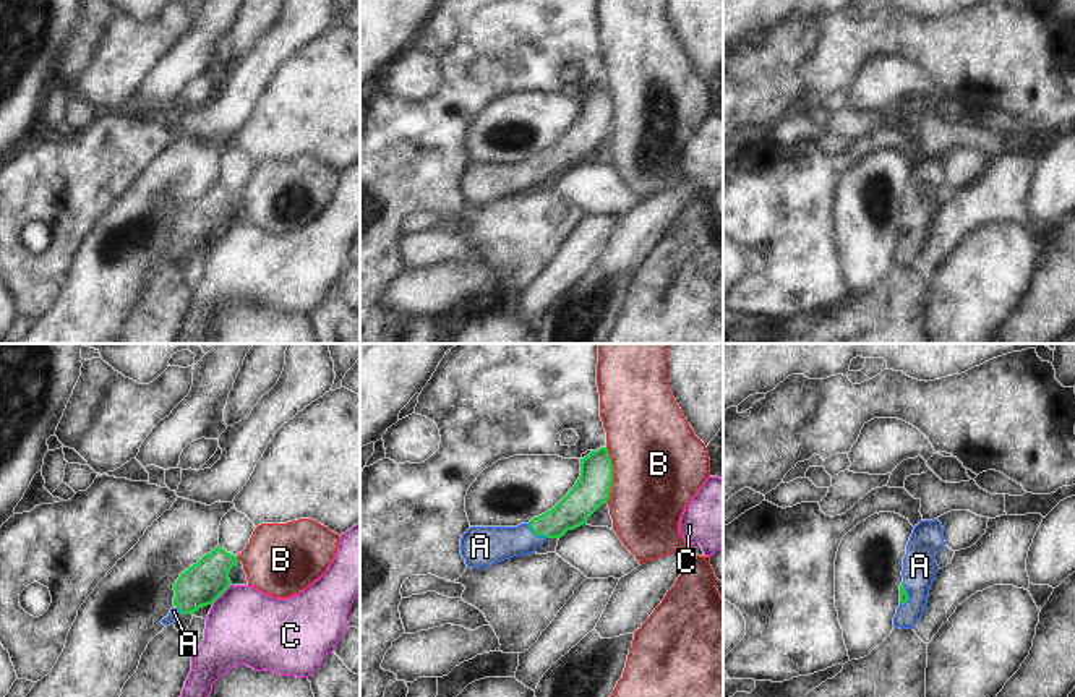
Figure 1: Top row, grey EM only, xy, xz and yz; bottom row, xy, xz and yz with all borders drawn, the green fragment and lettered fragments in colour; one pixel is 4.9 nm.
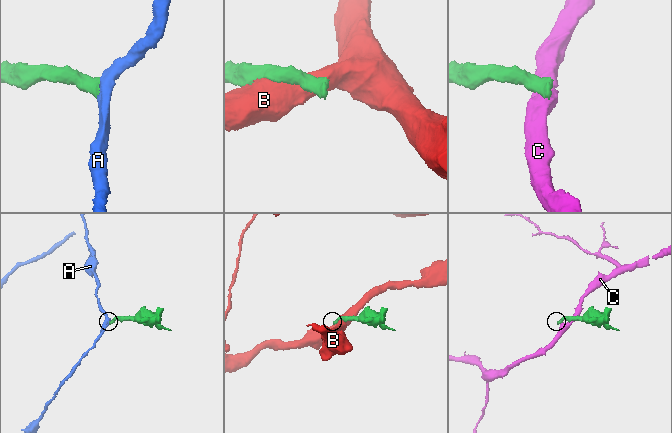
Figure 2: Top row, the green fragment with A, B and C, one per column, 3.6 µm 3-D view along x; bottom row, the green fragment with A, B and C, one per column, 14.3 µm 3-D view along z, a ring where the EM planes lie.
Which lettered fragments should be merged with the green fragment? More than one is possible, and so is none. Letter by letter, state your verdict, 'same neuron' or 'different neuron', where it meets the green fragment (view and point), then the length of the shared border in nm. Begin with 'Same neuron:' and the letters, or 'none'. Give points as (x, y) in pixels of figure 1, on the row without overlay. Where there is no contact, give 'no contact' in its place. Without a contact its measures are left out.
Same neuron: A
A: same neuron; meets green in xz at (535, 171); contact 120 nm long
B: different neuron; meets green in xz at (612, 112); contact 280 nm long
C: different neuron; meets green in xy at (221, 230); contact 140 nm long

